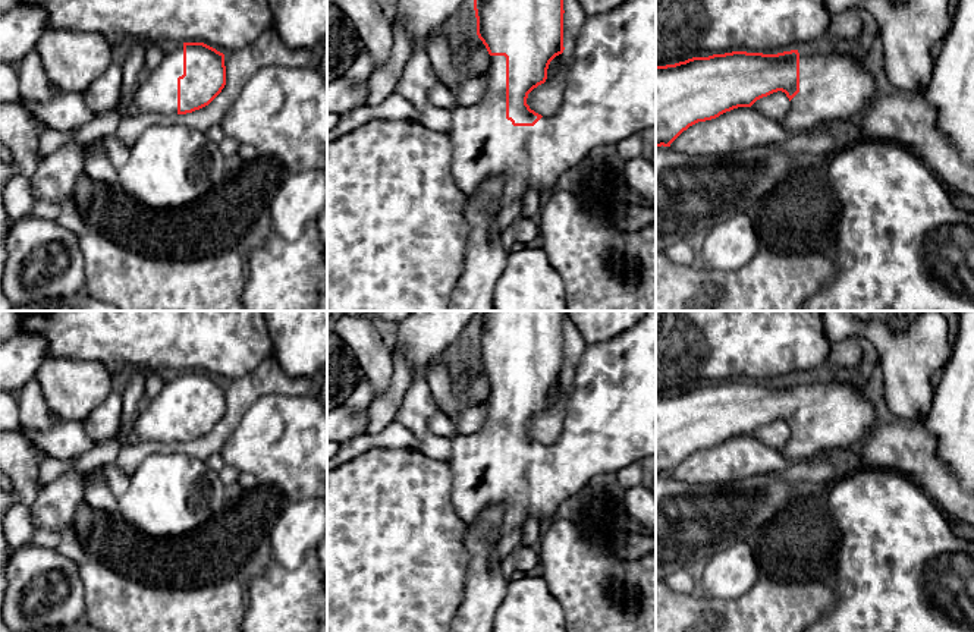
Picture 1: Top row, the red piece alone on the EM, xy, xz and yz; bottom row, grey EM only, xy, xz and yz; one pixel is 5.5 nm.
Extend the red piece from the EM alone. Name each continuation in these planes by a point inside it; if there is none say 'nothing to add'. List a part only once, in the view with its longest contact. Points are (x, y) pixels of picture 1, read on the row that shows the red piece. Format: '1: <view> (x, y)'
1: xz (610, 72)

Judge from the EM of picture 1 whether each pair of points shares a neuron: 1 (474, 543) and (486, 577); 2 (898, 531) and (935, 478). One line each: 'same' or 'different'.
1: same
2: different

